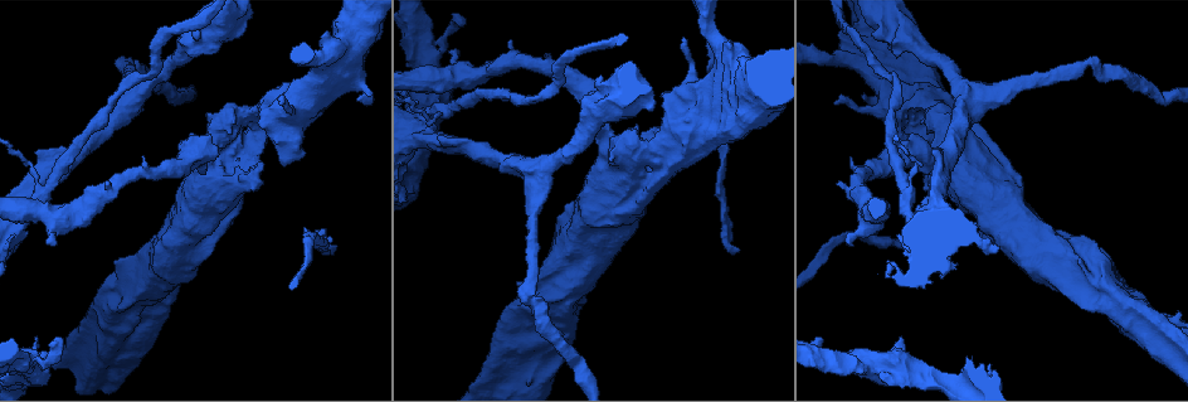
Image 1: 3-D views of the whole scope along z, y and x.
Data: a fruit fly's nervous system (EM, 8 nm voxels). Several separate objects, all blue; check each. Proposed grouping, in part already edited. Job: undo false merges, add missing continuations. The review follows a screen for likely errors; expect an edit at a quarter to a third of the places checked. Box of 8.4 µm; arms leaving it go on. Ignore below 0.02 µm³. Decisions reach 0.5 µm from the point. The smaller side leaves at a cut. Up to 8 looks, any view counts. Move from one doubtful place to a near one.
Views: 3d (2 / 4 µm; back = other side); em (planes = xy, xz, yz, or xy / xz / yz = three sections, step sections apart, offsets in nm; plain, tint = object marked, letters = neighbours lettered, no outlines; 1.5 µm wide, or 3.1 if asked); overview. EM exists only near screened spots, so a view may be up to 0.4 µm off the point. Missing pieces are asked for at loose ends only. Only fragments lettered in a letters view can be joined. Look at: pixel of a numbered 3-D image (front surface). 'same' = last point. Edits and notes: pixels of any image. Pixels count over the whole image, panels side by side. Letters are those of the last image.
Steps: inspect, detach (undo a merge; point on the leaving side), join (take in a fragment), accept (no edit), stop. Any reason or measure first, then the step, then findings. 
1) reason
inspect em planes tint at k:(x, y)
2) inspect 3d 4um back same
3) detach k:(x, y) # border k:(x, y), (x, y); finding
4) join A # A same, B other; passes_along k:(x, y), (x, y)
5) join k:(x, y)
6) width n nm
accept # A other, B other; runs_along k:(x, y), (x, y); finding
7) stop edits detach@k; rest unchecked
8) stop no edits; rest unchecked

an open end
inspect 3d 4um at 1:(739, 250)

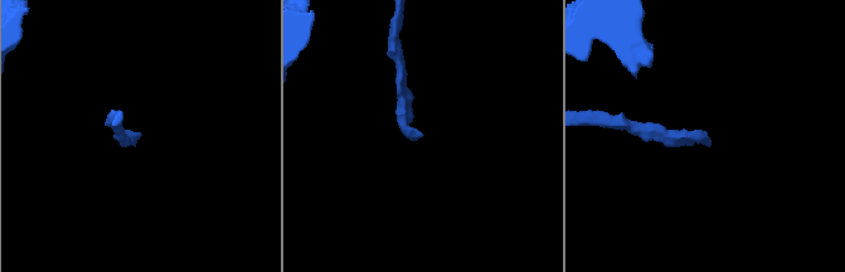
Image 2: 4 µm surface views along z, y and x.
need the tissue
inspect em planes letters at 2:(138, 135)

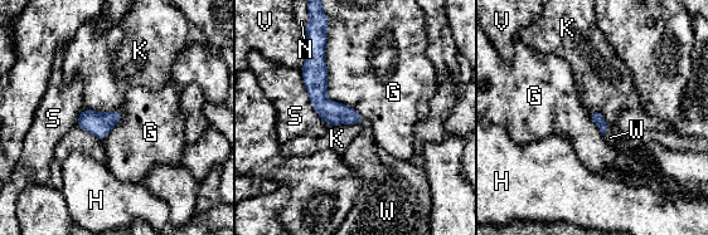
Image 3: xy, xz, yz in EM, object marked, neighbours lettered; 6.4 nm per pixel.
longest_contact G 600 nm
join W # G other, H other, K other, N other, S other, V other, W same; passes_along 3:(597, 117), (605, 132), (610, 137); it goes on there

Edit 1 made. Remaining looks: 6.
see it whole again
inspect overview

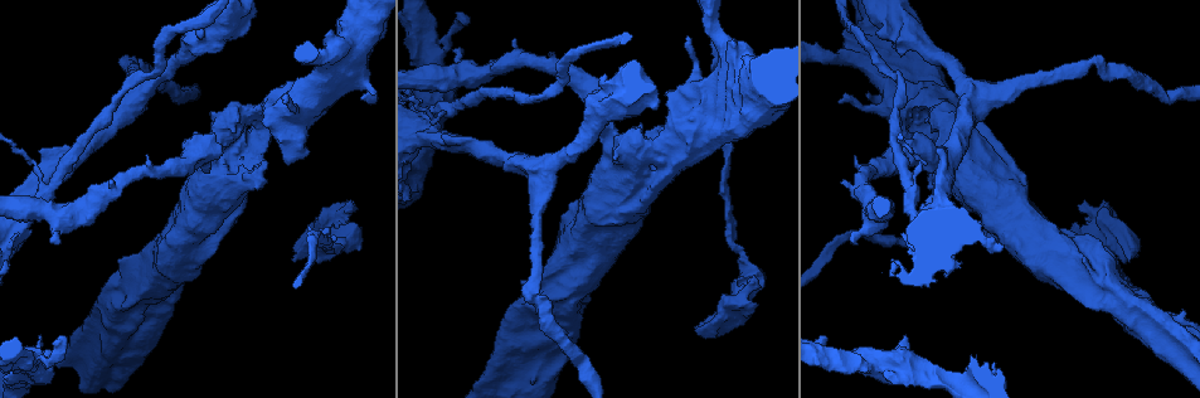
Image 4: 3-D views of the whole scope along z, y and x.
an open end
inspect em planes letters at 4:(825, 338)

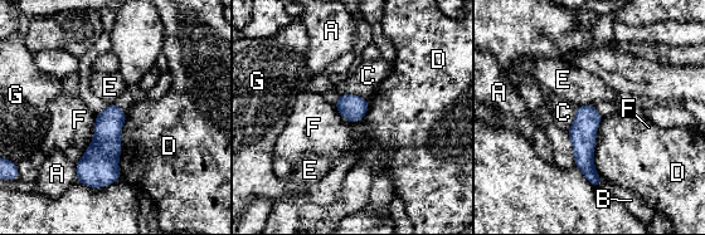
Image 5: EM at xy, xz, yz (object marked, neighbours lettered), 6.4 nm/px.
width 170 nm
accept # A other, B other, C other, D other, E other, F other, G other; border 5:(126, 112), (121, 131), (120, 177); no lettered fragment goes on from it

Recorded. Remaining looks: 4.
free end
inspect 3d 4um at 4:(361, 97)

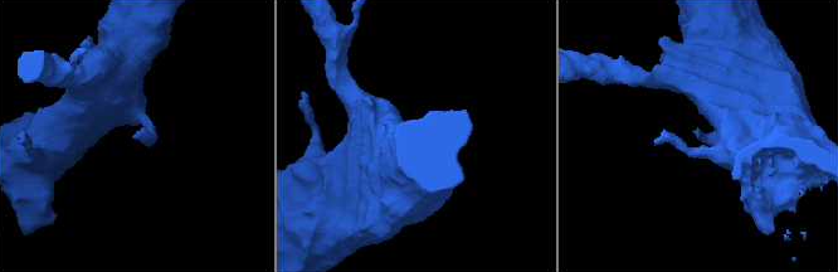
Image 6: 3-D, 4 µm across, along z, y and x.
shape alone is not enough
inspect em planes plain at 6:(133, 138)

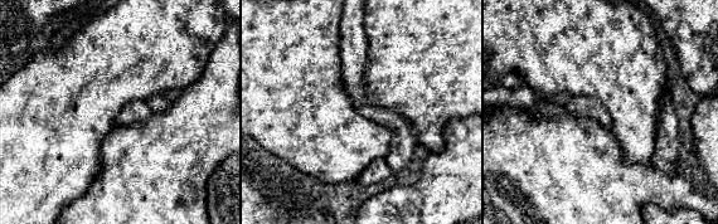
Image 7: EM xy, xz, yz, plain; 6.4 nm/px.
see the neighbours
inspect em planes letters same

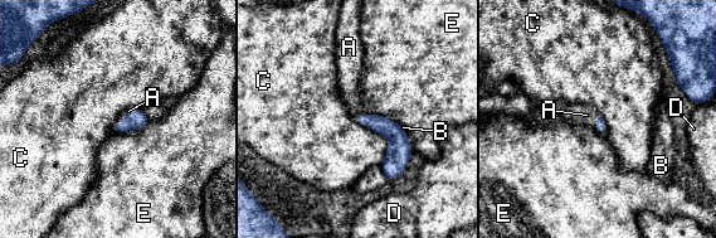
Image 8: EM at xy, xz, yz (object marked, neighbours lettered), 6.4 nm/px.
join A # A same, B other, C other, D other, E other; passes_along 8:(137, 120), (123, 116), (128, 111); it goes on there

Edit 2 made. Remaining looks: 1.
stop edits join@3, join@8; rest unchecked

